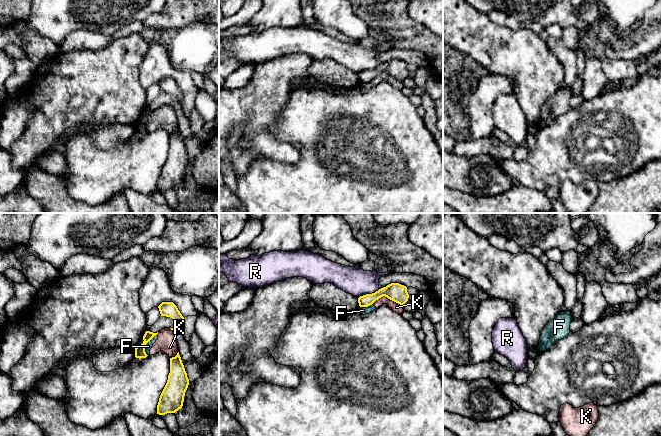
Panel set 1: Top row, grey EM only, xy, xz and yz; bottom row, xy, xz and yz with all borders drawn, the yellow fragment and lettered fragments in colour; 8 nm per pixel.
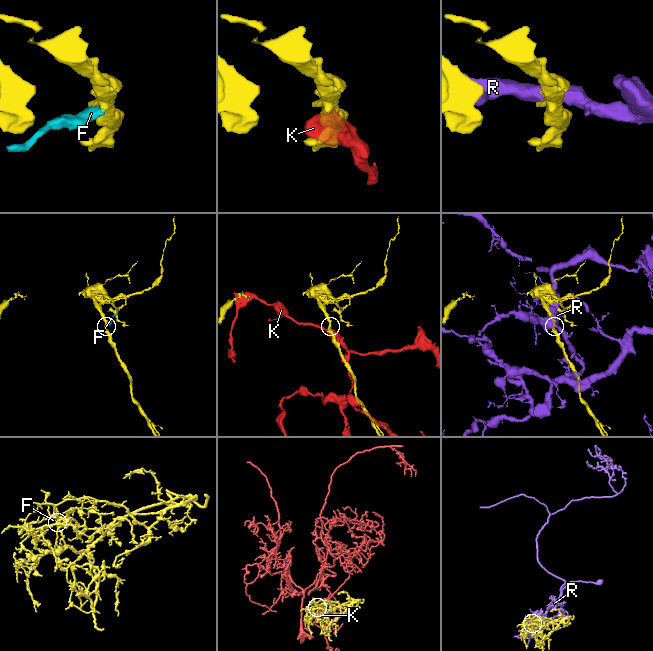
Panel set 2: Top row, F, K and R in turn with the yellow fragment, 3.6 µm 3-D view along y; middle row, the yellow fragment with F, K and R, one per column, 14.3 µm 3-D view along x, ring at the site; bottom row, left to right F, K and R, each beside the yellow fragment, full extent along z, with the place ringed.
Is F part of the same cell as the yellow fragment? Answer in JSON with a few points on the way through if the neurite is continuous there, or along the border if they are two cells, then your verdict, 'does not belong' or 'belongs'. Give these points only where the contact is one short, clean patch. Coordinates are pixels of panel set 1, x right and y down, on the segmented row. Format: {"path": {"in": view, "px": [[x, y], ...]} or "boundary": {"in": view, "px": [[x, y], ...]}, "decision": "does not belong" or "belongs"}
{"boundary": {"in": "xy", "px": [[156, 334], [145, 345], [145, 353], [147, 355]]}, "decision": "does not belong"}

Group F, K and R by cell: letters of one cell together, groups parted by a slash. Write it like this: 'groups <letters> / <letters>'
groups F K / R

